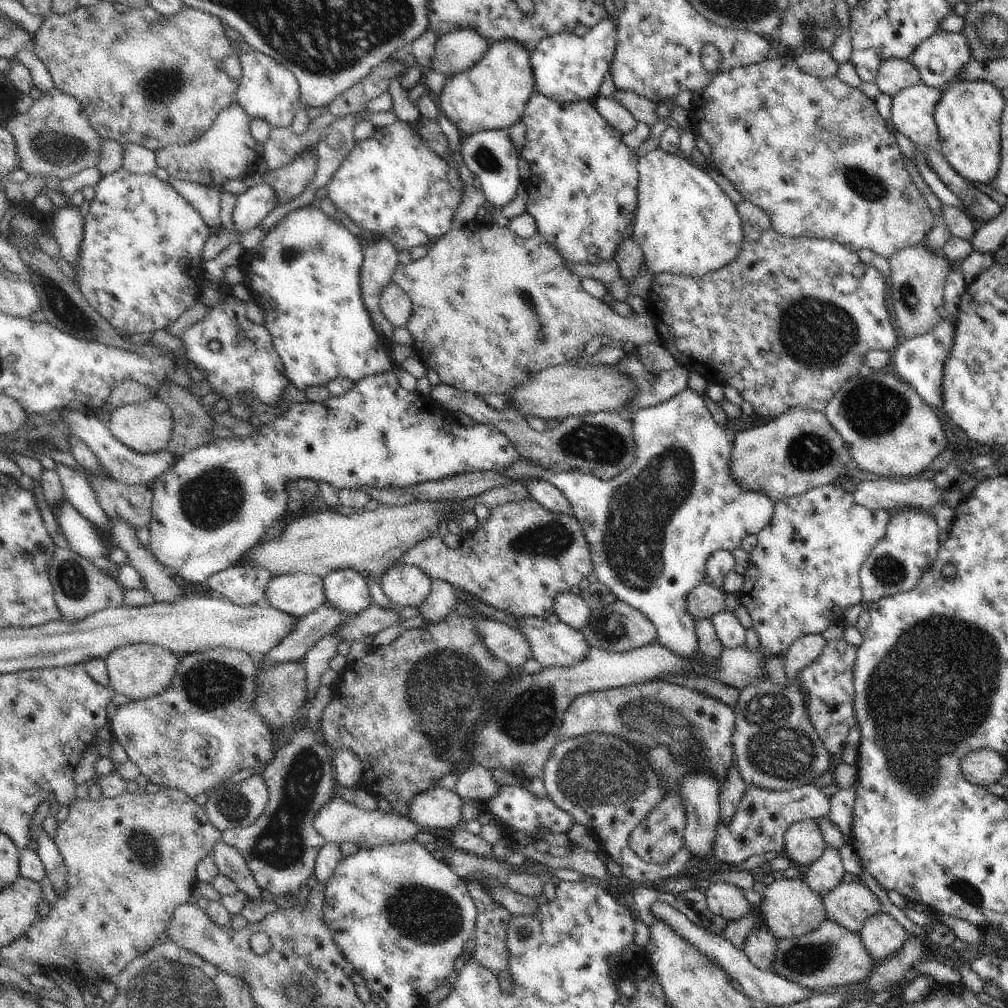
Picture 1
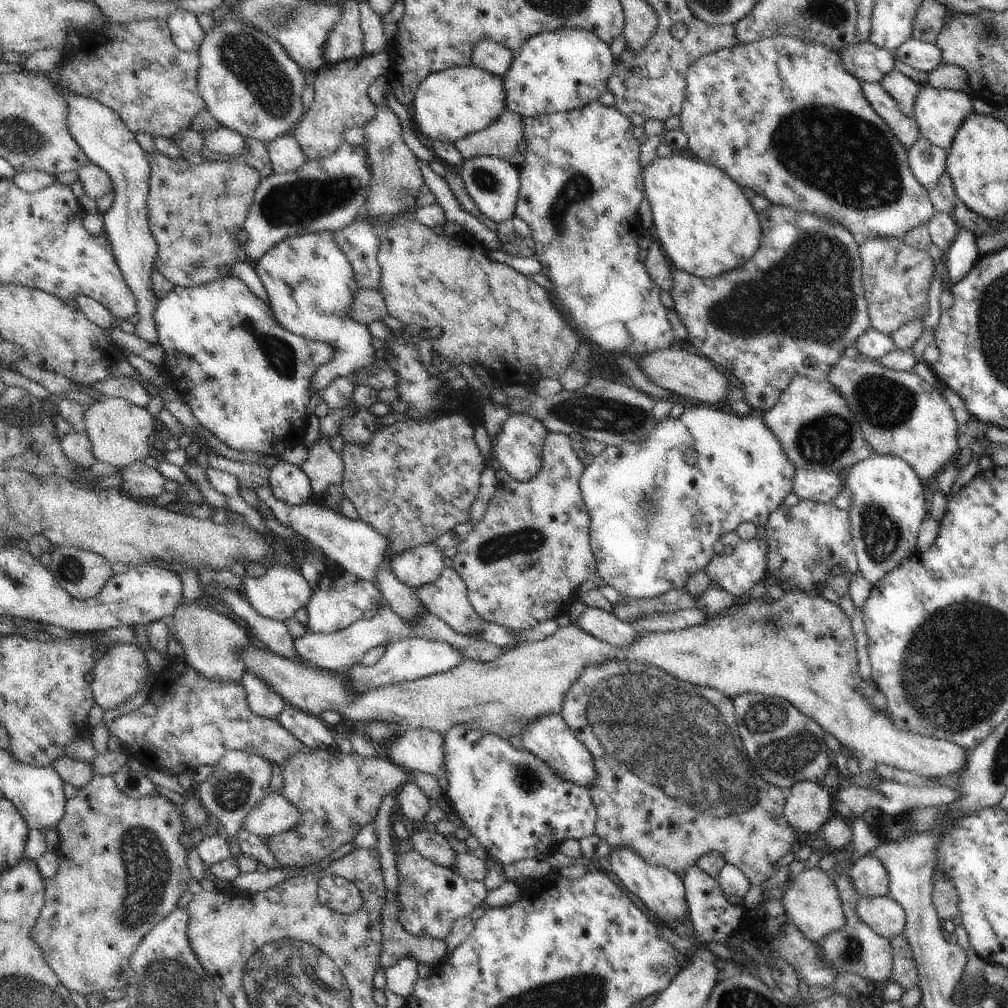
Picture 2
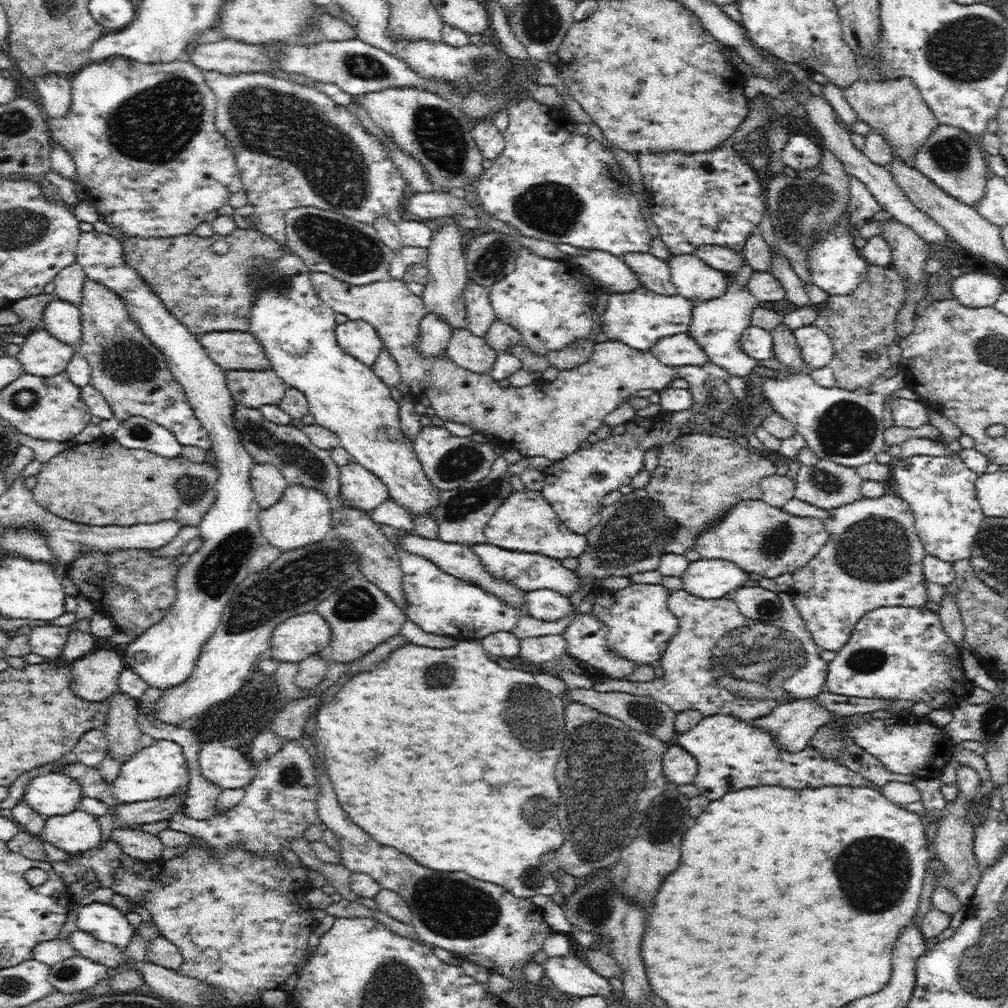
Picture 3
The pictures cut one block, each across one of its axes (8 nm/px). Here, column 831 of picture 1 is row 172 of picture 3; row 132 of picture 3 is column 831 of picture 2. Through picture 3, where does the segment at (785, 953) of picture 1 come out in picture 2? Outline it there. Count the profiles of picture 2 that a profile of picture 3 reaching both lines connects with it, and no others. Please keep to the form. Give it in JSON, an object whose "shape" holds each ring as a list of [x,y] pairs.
{"shape":[[[845,870],[843,876],[835,880],[839,900],[841,900],[841,910],[843,910],[843,916],[845,916],[845,926],[841,926],[841,930],[837,930],[829,936],[823,936],[821,942],[819,942],[817,954],[821,954],[821,964],[823,966],[829,966],[831,970],[835,970],[841,976],[843,974],[855,974],[855,976],[861,976],[863,980],[869,980],[871,984],[889,980],[891,966],[893,966],[891,942],[887,938],[881,938],[877,932],[873,932],[873,928],[869,928],[865,922],[861,922],[859,916],[855,914],[859,894],[855,892],[847,872],[849,870]]]}

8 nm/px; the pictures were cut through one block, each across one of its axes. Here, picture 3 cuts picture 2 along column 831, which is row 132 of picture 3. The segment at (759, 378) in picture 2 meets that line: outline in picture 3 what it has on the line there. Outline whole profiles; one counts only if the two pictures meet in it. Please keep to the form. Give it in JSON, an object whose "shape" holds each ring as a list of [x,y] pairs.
{"shape":[[[216,70],[204,72],[208,86],[218,98],[216,106],[216,128],[226,136],[226,144],[236,154],[236,164],[240,168],[244,190],[248,192],[248,204],[234,210],[234,222],[238,230],[246,230],[246,220],[250,216],[258,218],[254,226],[260,234],[266,234],[274,242],[286,246],[286,214],[302,206],[314,206],[318,210],[328,210],[352,218],[356,222],[374,224],[376,218],[390,214],[404,200],[404,180],[396,172],[390,158],[390,150],[372,134],[360,126],[358,118],[346,108],[336,104],[320,88],[298,86],[288,80],[272,78],[262,72],[242,72],[242,74],[222,74]]]}

